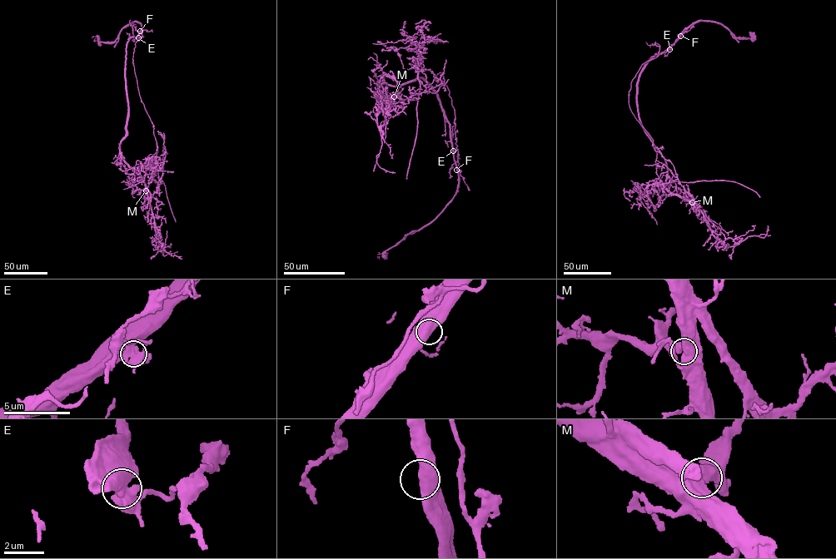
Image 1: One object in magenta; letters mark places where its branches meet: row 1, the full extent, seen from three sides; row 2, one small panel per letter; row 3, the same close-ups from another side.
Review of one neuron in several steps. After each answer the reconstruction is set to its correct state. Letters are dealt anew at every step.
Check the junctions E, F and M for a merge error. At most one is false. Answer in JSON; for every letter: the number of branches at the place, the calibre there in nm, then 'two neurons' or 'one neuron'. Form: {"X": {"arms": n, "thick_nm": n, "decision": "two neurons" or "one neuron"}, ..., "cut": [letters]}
{"E": {"arms": 2, "thick_nm": 750, "decision": "two neurons"}, "F": {"arms": 2, "thick_nm": 750, "decision": "one neuron"}, "M": {"arms": 2, "thick_nm": 650, "decision": "one neuron"}, "cut": ["E"]}

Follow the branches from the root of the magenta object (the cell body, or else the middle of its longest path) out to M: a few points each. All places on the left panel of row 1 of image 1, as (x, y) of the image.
M: (133, 37), (126, 44), (125, 79), (128, 116), (120, 152), (123, 160), (142, 178), (146, 190)

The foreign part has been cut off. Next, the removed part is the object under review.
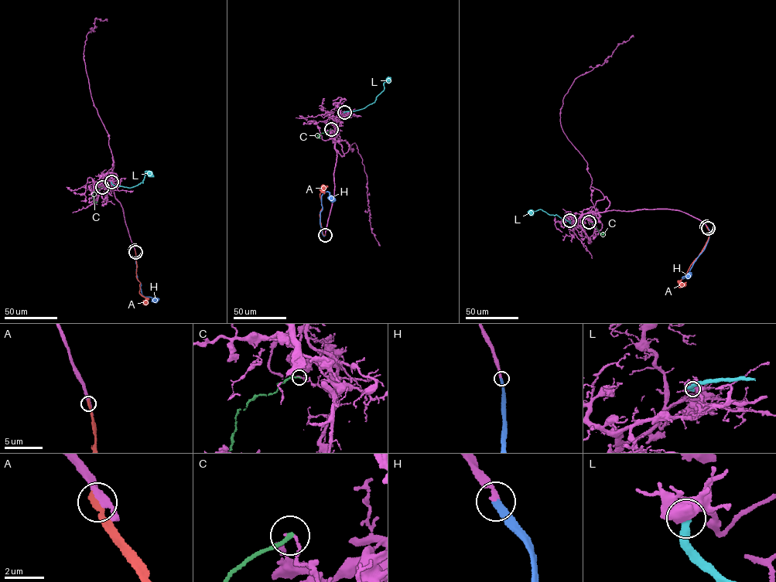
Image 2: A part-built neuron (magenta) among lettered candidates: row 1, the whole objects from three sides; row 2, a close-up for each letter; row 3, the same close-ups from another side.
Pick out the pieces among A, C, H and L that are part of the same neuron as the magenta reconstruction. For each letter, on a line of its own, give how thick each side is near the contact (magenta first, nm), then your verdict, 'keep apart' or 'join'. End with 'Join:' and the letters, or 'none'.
A: 320 nm thick on the magenta side, 360 nm on the other; keep apart
C: 140 nm thick on the magenta side, 180 nm on the other; keep apart
H: 240 nm thick on the magenta side, 360 nm on the other; join
L: 500 nm thick on the magenta side, 360 nm on the other; keep apart
Join: H

